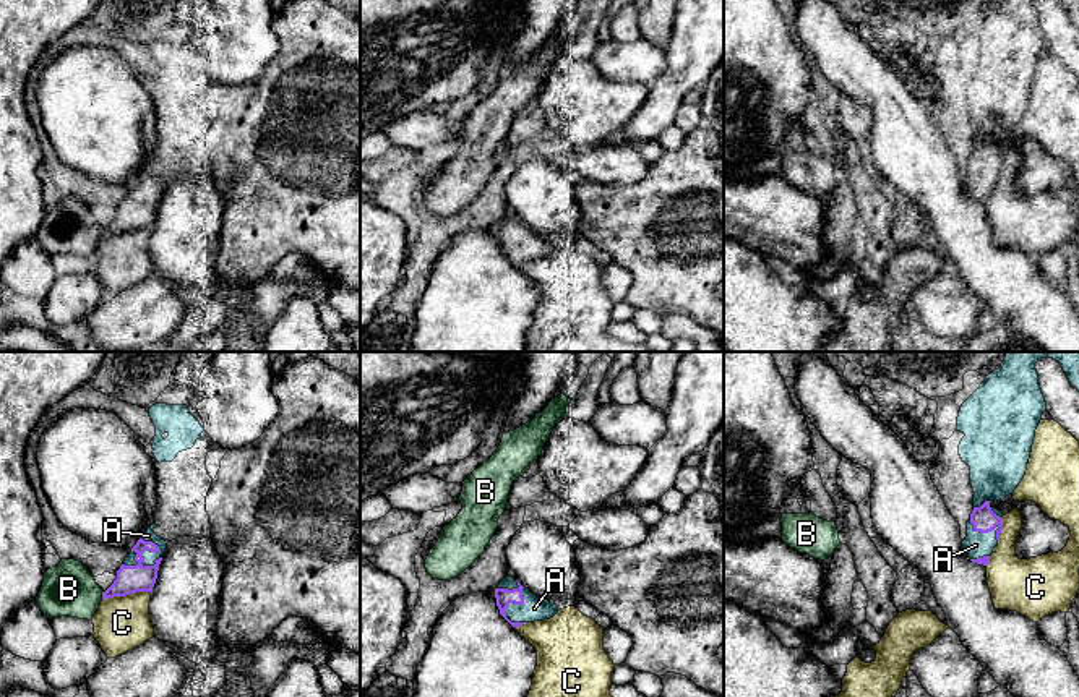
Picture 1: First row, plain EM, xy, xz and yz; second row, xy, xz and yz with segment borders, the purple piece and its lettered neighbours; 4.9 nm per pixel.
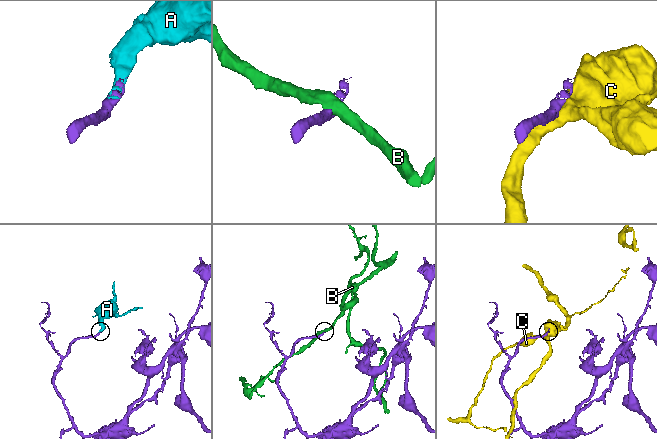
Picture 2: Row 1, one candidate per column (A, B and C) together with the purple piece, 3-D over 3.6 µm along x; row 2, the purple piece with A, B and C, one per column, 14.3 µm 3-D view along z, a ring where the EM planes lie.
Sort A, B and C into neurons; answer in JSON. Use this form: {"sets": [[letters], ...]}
{"sets": [["A"], ["B"], ["C"]]}

